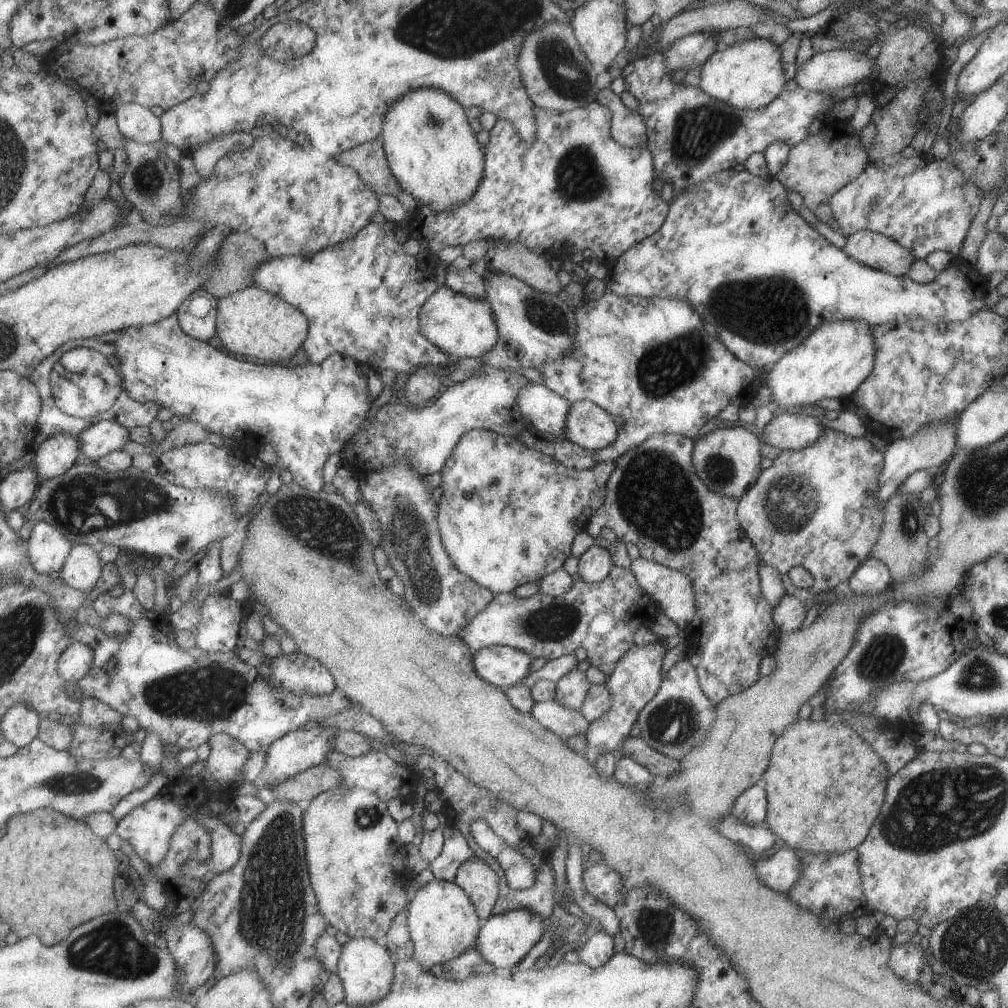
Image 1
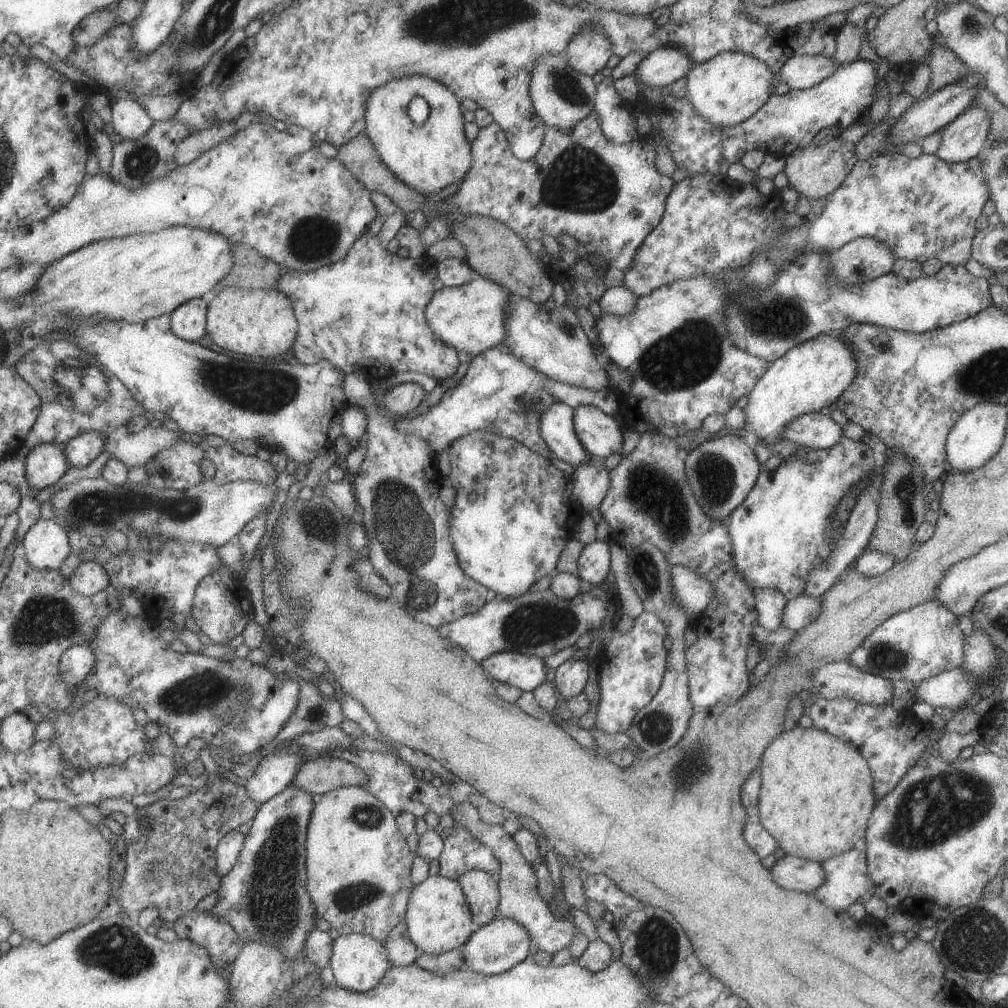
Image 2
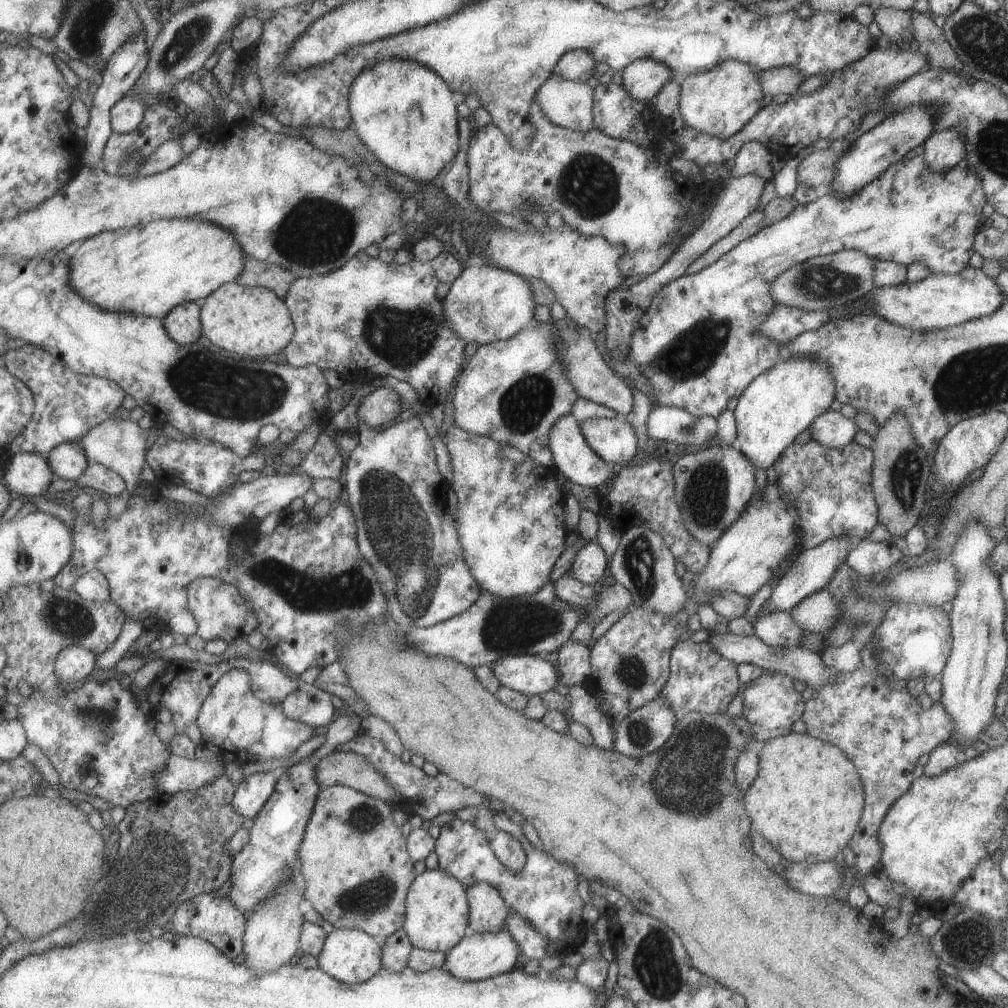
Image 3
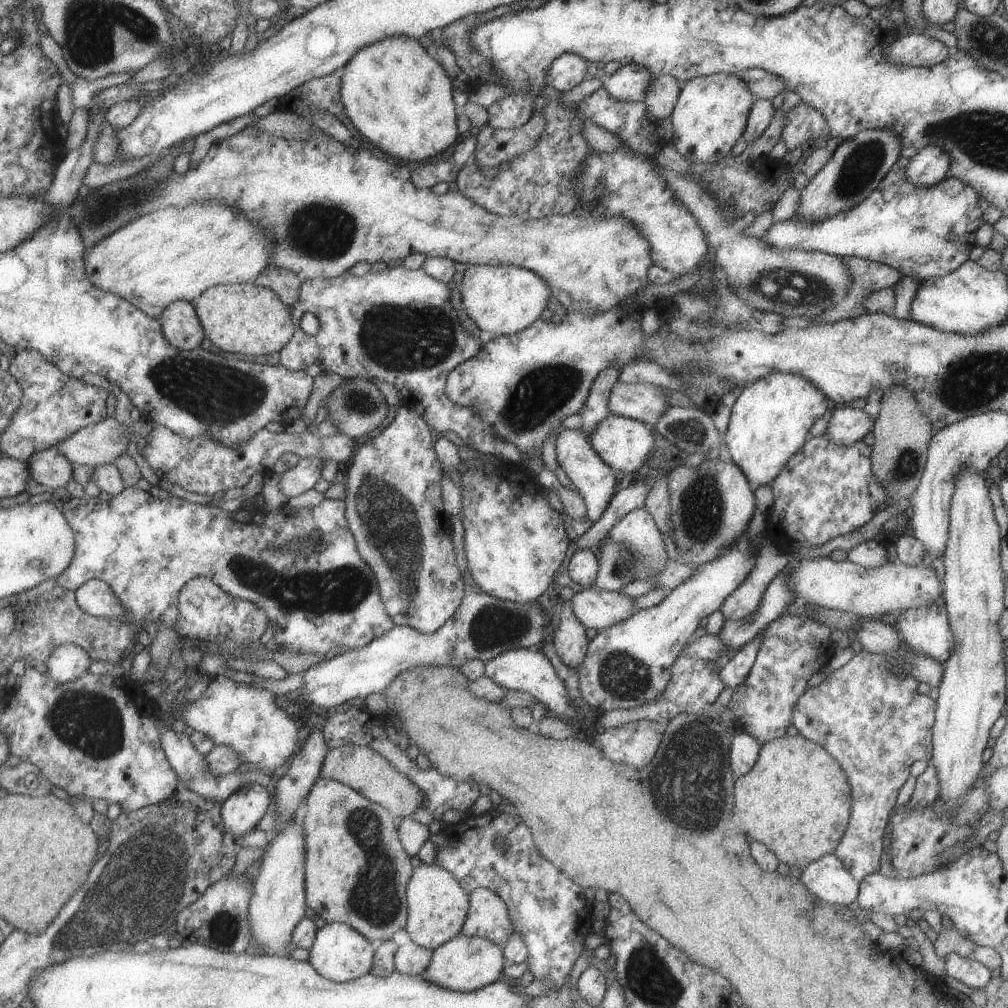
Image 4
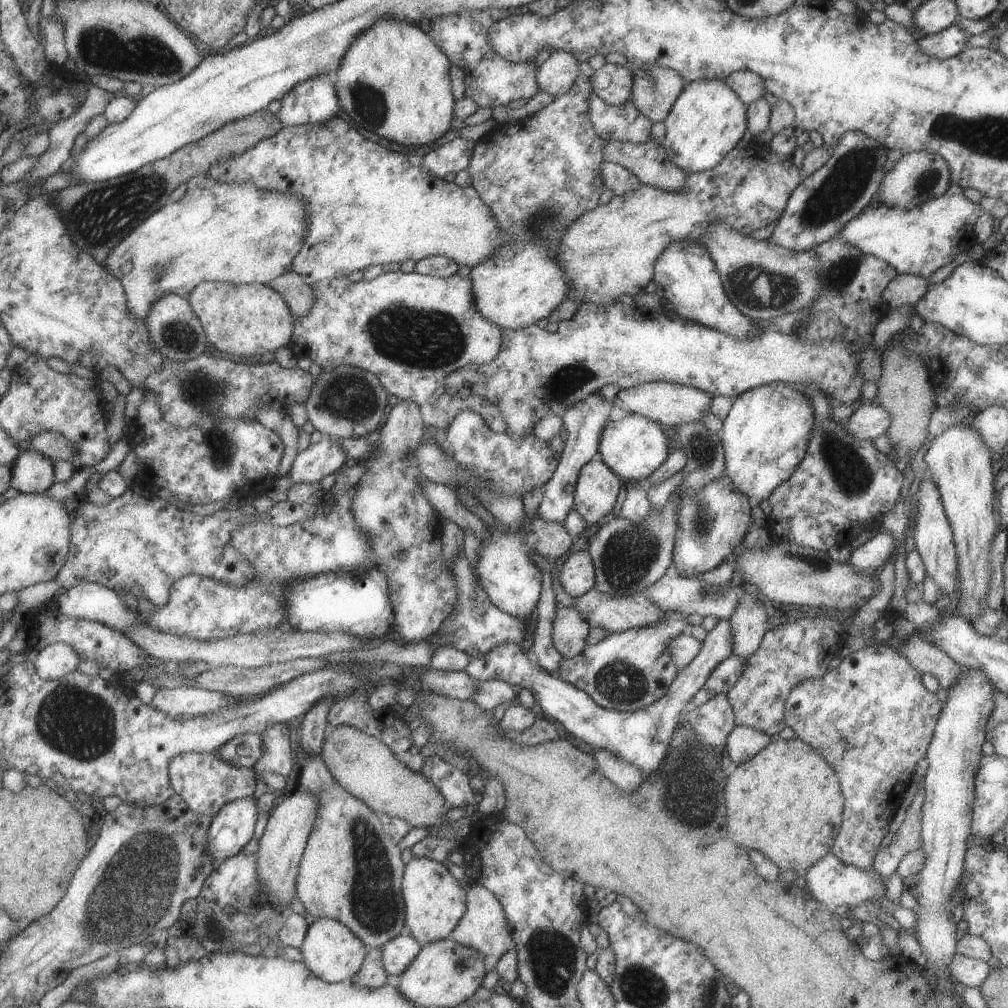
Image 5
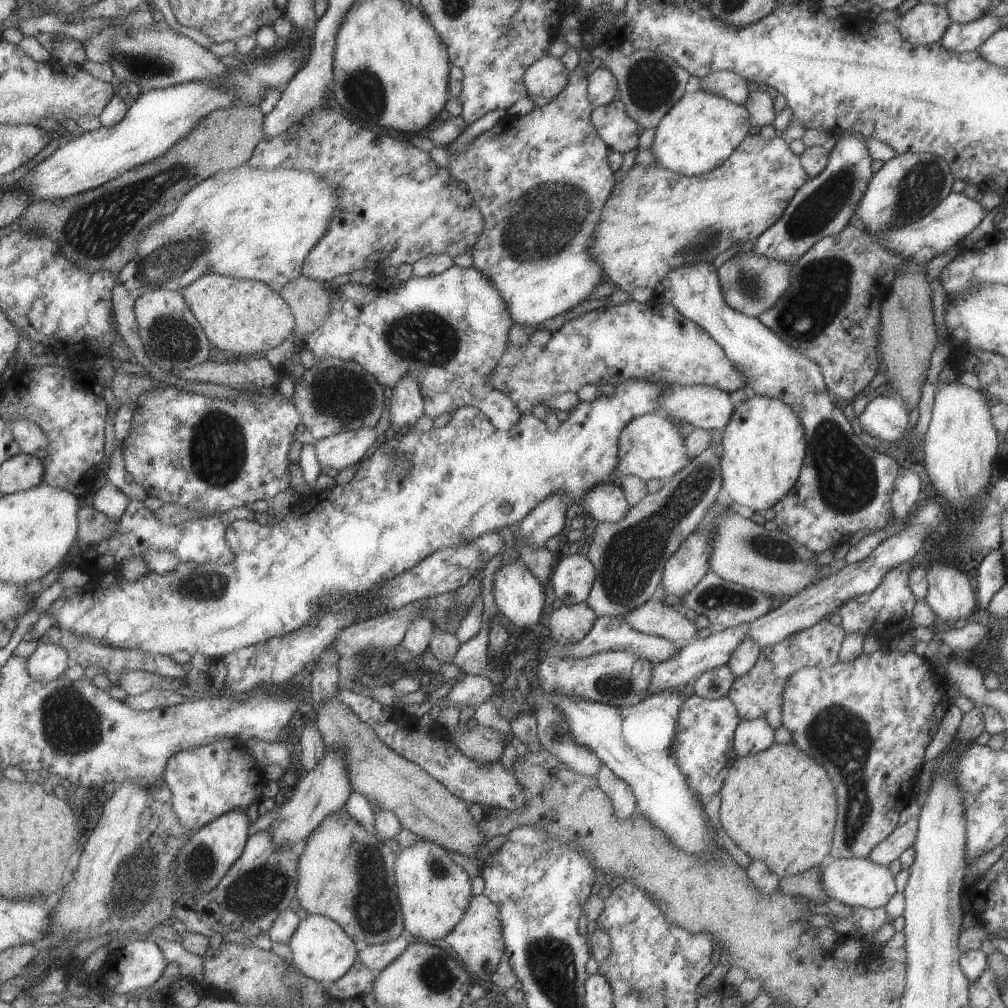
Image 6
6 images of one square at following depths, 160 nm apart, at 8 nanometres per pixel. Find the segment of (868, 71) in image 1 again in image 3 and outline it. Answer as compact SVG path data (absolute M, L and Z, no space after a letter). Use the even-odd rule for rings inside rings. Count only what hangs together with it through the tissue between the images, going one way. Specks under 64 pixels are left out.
M783 66L758 72L760 86L764 94L792 96L800 88L805 78L794 67Z

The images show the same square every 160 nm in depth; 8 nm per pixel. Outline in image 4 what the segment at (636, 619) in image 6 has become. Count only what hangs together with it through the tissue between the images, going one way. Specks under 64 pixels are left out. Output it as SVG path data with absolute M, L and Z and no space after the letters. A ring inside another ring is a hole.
M595 584L574 592L569 602L575 618L585 628L597 631L609 628L637 610L631 598L617 591L601 590Z

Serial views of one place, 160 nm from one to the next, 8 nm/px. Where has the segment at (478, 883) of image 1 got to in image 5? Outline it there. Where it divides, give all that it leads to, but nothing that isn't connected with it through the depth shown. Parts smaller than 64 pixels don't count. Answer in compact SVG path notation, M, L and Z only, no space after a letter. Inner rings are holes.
M470 883L466 891L466 909L457 926L450 932L450 940L475 949L484 958L486 972L493 969L497 959L514 948L514 942L507 928L507 921L497 897L483 885Z

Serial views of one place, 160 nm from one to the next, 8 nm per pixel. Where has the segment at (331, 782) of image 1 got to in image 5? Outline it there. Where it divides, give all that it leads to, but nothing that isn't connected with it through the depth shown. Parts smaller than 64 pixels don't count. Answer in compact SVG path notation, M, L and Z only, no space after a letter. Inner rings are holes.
M347 725L329 728L319 758L352 797L358 798L376 813L403 819L412 827L431 827L445 821L448 807L434 785L422 774L409 770L387 746L363 731Z

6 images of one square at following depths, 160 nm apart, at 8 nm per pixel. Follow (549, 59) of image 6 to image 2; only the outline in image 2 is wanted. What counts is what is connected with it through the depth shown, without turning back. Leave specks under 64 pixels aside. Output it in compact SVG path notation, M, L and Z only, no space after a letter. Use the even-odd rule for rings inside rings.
M583 28L564 50L567 66L589 77L600 72L611 55L611 44L605 40L603 32L595 28Z

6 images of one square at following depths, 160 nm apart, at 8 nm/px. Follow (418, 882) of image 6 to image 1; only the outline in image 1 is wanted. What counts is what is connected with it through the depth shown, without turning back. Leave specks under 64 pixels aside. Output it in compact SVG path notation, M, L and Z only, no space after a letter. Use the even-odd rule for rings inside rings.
M433 880L419 887L407 904L406 924L413 944L412 959L421 966L443 964L476 946L479 918L469 898L454 883Z

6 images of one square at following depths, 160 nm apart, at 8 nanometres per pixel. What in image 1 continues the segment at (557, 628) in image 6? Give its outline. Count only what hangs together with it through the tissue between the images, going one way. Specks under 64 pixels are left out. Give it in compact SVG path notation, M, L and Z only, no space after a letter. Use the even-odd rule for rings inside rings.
M577 668L569 670L568 674L559 678L555 683L554 702L565 706L565 708L579 711L589 686L585 672L581 672Z

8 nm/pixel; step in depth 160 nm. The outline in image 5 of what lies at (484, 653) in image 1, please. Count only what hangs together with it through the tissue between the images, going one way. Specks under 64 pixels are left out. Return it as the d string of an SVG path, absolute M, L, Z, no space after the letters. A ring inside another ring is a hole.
M727 619L718 620L717 624L706 632L700 651L691 662L688 662L683 670L677 670L676 677L667 687L667 692L652 705L631 713L605 710L597 706L583 690L541 668L530 654L531 652L521 649L518 643L495 645L487 654L469 661L463 671L476 682L500 680L519 690L526 688L547 719L551 718L555 722L558 720L571 736L579 738L589 746L608 750L620 760L639 767L645 778L658 769L658 764L663 760L671 742L672 732L680 724L683 713L690 706L692 696L704 686L704 682L715 666L733 653L733 647L730 622Z

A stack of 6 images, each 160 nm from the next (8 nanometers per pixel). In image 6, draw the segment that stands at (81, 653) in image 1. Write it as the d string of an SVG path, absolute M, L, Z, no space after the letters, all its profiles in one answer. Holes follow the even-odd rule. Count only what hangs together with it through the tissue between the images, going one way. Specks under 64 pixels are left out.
M39 643L28 658L28 669L33 678L46 683L63 676L70 665L67 649L55 643Z

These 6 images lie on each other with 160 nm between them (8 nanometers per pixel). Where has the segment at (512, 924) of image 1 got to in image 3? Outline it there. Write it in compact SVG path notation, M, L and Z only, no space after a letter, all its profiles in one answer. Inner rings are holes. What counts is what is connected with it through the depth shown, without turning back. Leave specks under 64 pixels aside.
M504 929L497 933L472 933L455 946L455 978L479 982L504 974L519 956L518 945Z

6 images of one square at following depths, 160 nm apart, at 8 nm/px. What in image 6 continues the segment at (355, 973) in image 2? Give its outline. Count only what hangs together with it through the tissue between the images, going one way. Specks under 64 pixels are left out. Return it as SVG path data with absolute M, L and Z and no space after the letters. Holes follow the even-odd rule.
M307 914L304 920L299 921L287 945L292 953L290 965L318 983L341 978L356 961L358 953L358 944L335 921L323 915Z

